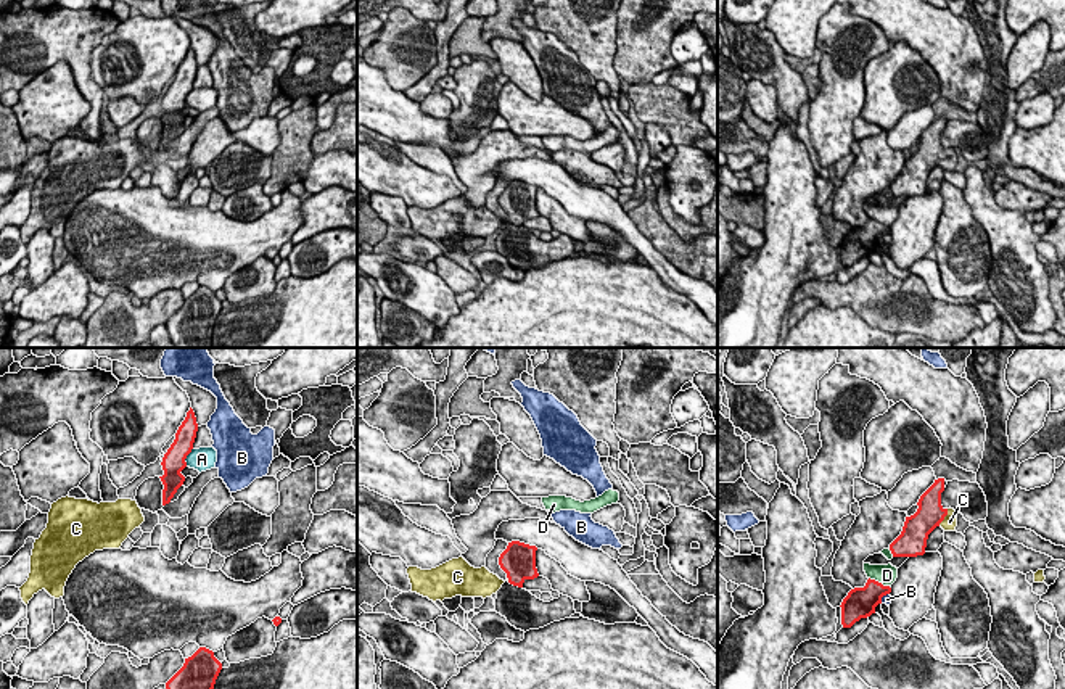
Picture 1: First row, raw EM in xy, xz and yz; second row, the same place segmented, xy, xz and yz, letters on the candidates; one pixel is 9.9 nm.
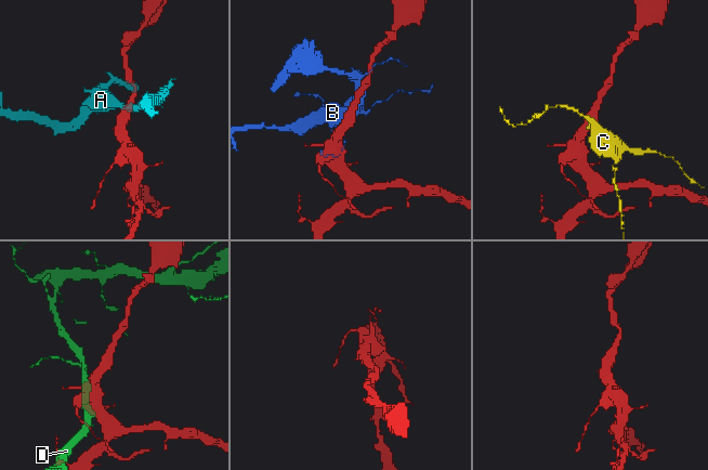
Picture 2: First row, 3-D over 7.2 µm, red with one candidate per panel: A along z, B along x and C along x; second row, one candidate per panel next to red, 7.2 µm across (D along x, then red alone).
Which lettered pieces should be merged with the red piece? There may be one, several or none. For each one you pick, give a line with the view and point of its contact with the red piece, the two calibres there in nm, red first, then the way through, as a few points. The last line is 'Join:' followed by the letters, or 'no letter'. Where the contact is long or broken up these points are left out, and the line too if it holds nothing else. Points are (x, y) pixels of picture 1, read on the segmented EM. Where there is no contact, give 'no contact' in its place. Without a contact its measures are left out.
C: contact yz (945, 515); calibres 280 and 140 nm; way yz (930, 512), (933, 515), (945, 515), (949, 522)
Join: C

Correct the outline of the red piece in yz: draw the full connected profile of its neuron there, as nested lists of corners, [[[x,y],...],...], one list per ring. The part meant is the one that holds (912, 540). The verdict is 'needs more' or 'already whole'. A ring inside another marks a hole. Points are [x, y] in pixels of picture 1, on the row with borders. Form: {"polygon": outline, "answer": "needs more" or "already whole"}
{"polygon": [[[944,478],[935,483],[920,496],[917,512],[906,517],[901,534],[890,544],[893,557],[917,557],[925,554],[928,534],[941,526],[944,531],[956,531],[957,514],[941,505]]], "answer": "needs more"}

